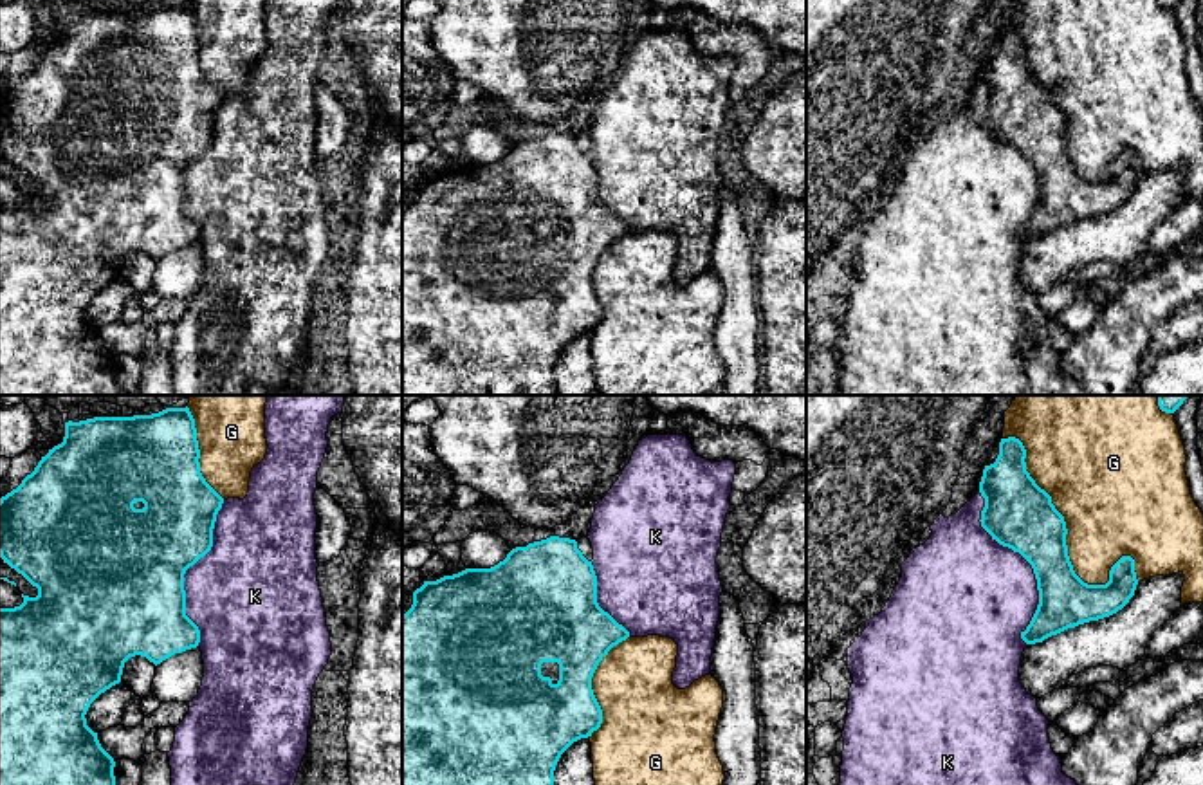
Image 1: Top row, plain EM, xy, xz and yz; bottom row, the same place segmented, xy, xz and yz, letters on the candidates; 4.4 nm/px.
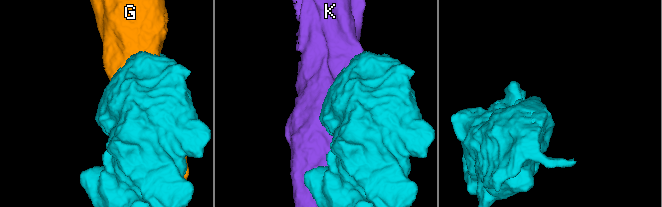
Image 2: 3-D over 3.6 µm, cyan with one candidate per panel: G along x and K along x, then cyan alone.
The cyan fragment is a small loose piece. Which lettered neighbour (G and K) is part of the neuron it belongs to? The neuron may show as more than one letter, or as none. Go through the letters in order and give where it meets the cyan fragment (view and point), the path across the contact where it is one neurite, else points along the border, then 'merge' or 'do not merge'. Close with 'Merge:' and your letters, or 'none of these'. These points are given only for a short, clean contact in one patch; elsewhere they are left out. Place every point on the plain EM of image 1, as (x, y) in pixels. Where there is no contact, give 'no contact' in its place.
G: contact yz (1065, 139); do not merge
K: contact yz (1027, 156); merge
Merge: K

